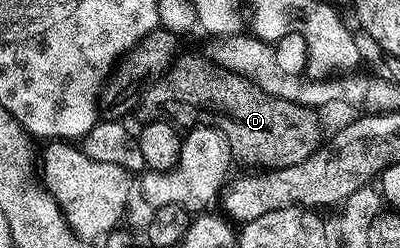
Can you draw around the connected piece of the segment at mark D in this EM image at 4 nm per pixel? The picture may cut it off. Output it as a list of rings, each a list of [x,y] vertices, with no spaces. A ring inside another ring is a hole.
[[[210,57],[176,58],[169,73],[148,87],[141,103],[151,120],[166,120],[179,128],[215,126],[226,134],[236,159],[257,162],[261,168],[301,164],[325,141],[323,126],[314,109],[266,94],[254,82],[226,70]]]

